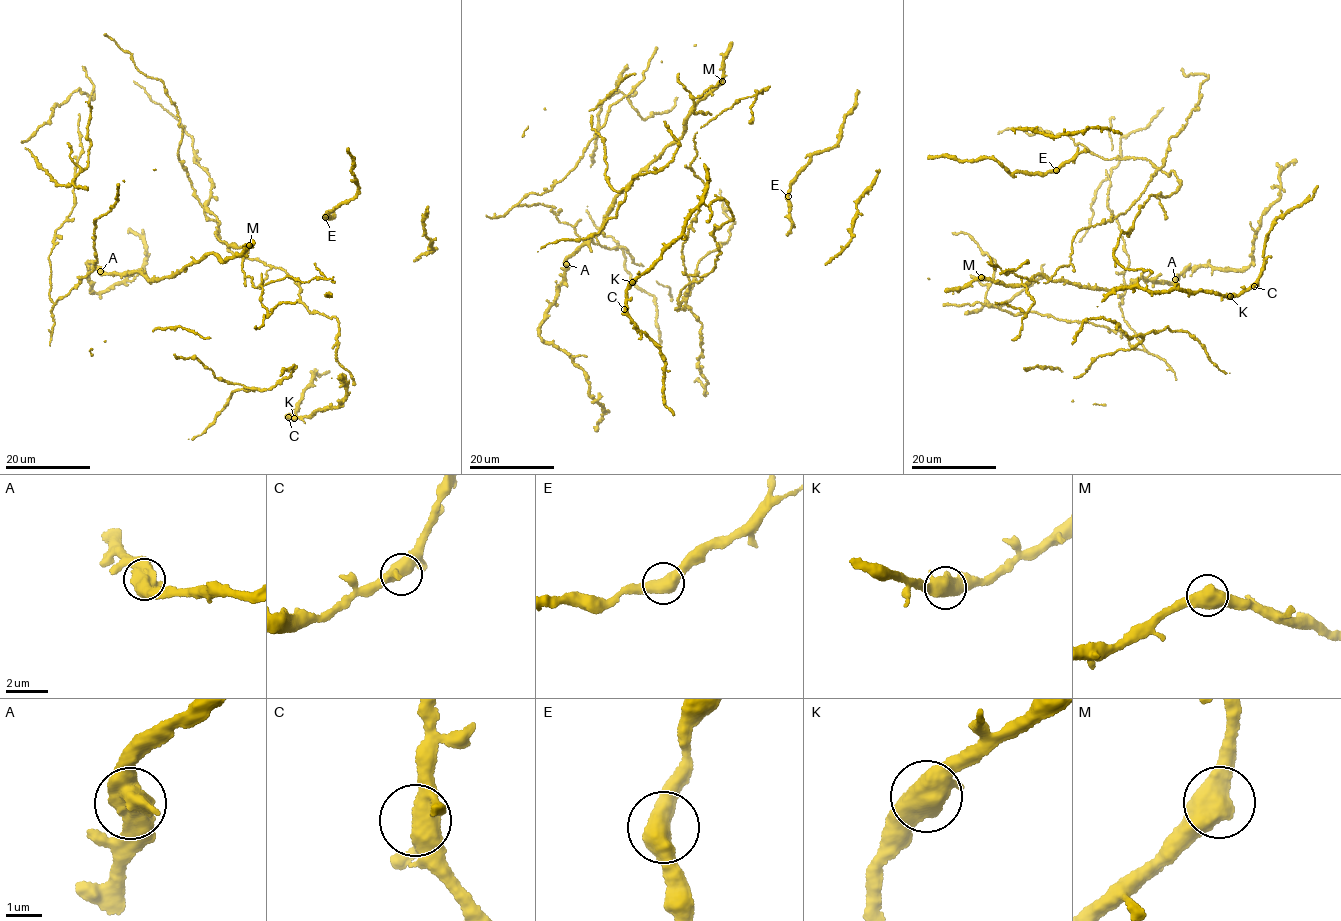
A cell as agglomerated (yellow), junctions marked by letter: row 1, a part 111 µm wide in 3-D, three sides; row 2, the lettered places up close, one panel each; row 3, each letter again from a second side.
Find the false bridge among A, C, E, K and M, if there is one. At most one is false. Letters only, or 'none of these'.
none of these

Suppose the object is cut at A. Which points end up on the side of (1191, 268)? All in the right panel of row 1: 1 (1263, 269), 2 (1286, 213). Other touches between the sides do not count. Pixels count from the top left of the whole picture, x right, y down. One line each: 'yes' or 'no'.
1: no
2: no

